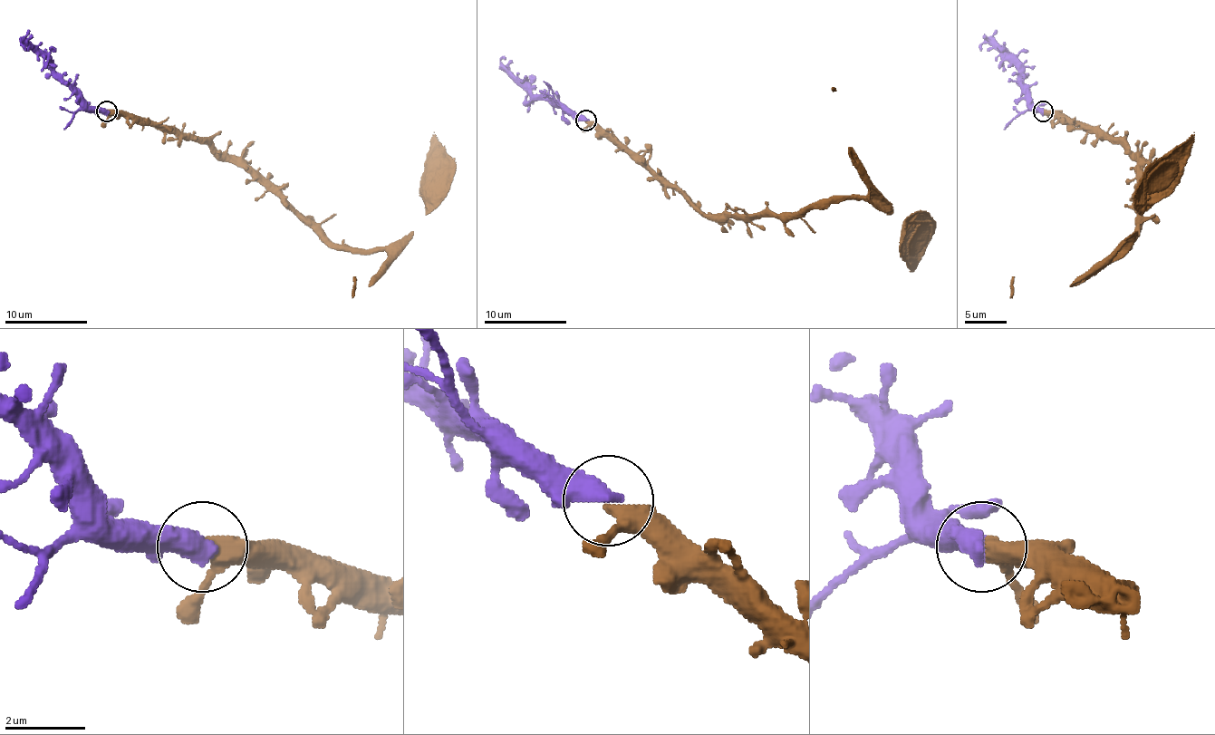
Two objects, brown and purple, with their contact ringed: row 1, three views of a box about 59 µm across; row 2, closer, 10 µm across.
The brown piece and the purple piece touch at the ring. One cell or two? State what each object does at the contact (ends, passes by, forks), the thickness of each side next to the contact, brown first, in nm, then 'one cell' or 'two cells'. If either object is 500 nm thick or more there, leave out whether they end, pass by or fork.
360/550 nm | one cell

